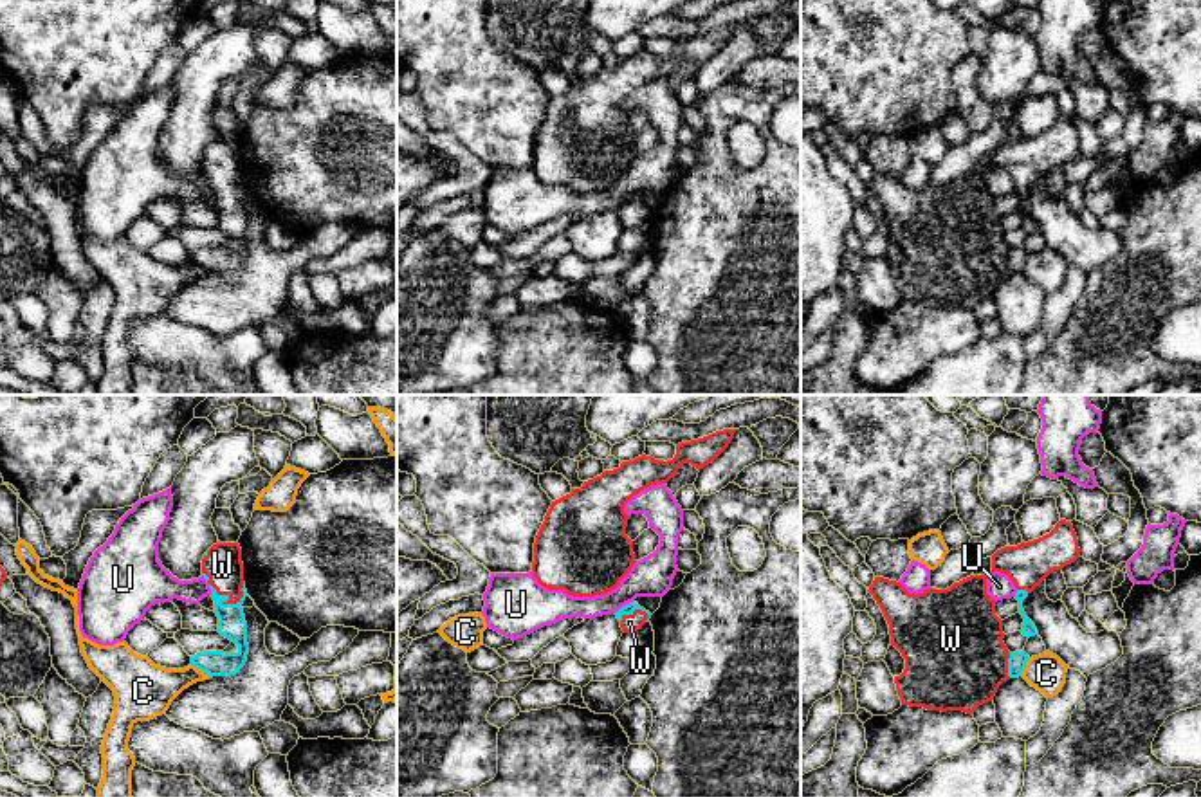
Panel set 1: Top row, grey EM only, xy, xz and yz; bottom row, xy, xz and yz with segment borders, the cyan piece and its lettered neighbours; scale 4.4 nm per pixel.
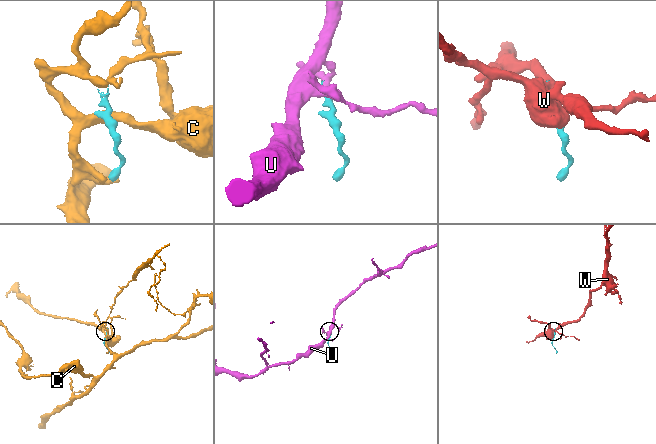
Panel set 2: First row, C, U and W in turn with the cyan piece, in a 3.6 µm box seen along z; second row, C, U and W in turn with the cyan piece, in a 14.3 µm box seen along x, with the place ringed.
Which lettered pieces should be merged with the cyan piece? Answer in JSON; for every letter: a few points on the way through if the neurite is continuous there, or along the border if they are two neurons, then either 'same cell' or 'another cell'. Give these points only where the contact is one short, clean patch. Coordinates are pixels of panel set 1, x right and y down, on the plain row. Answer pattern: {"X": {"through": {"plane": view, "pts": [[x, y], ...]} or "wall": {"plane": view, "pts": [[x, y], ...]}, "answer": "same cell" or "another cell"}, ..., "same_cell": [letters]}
{"C": {"wall": {"plane": "xy", "pts": [[190, 260], [211, 273]]}, "answer": "another cell"}, "U": {"wall": {"plane": "xz", "pts": [[632, 197], [615, 210]]}, "answer": "another cell"}, "W": {"answer": "same cell"}, "same_cell": ["W"]}

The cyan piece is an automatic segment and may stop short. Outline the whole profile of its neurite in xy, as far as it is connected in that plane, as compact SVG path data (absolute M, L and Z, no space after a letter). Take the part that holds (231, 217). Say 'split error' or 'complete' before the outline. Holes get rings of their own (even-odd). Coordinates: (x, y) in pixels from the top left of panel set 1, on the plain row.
split error | M216 139L202 155L202 171L209 179L218 213L218 229L238 242L236 249L204 247L191 252L191 261L209 272L231 272L240 269L247 258L247 218L243 197L247 193L243 179L242 144L238 139Z

